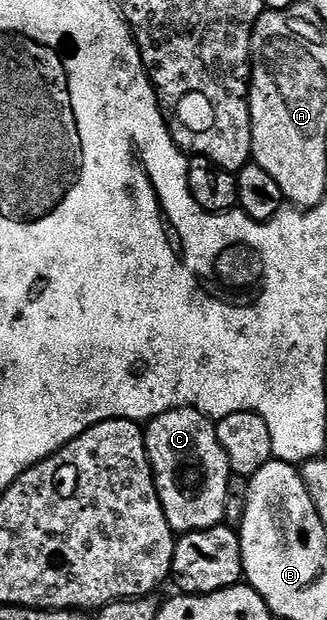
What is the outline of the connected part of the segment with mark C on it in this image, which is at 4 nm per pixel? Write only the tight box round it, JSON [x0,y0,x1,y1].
[144,408,233,533]

